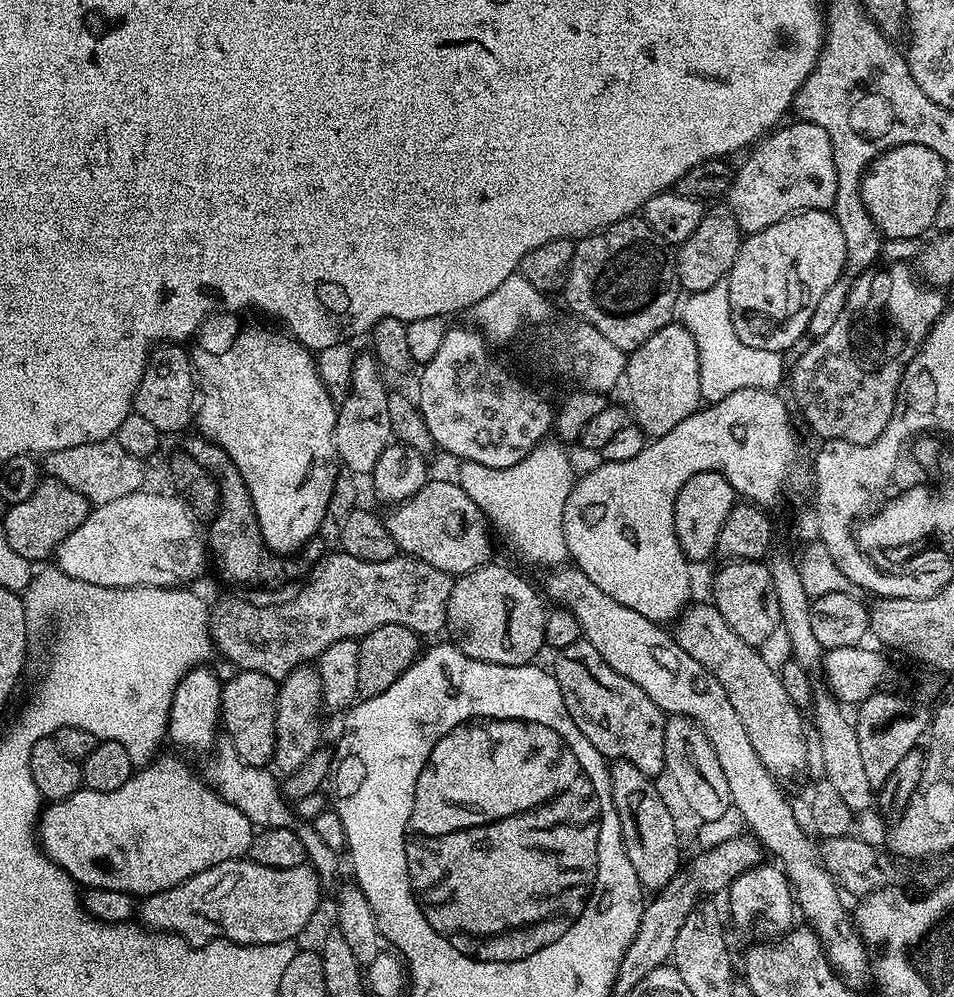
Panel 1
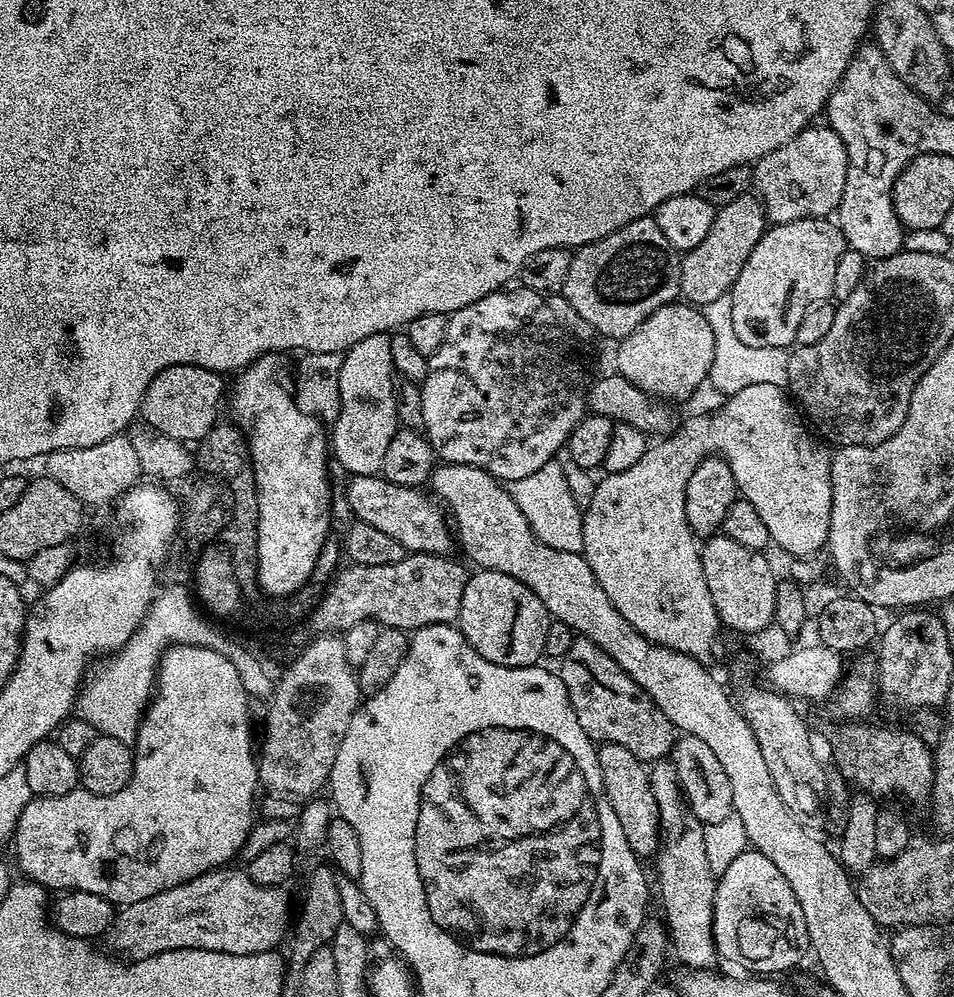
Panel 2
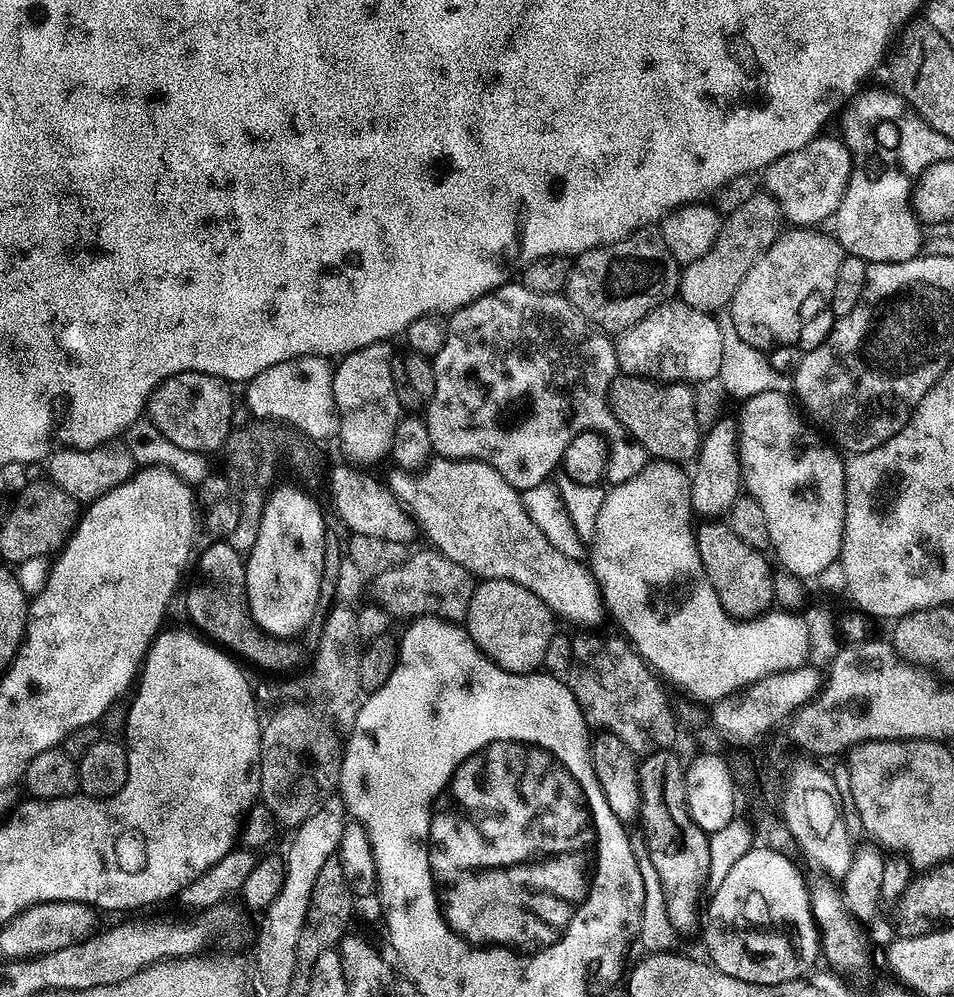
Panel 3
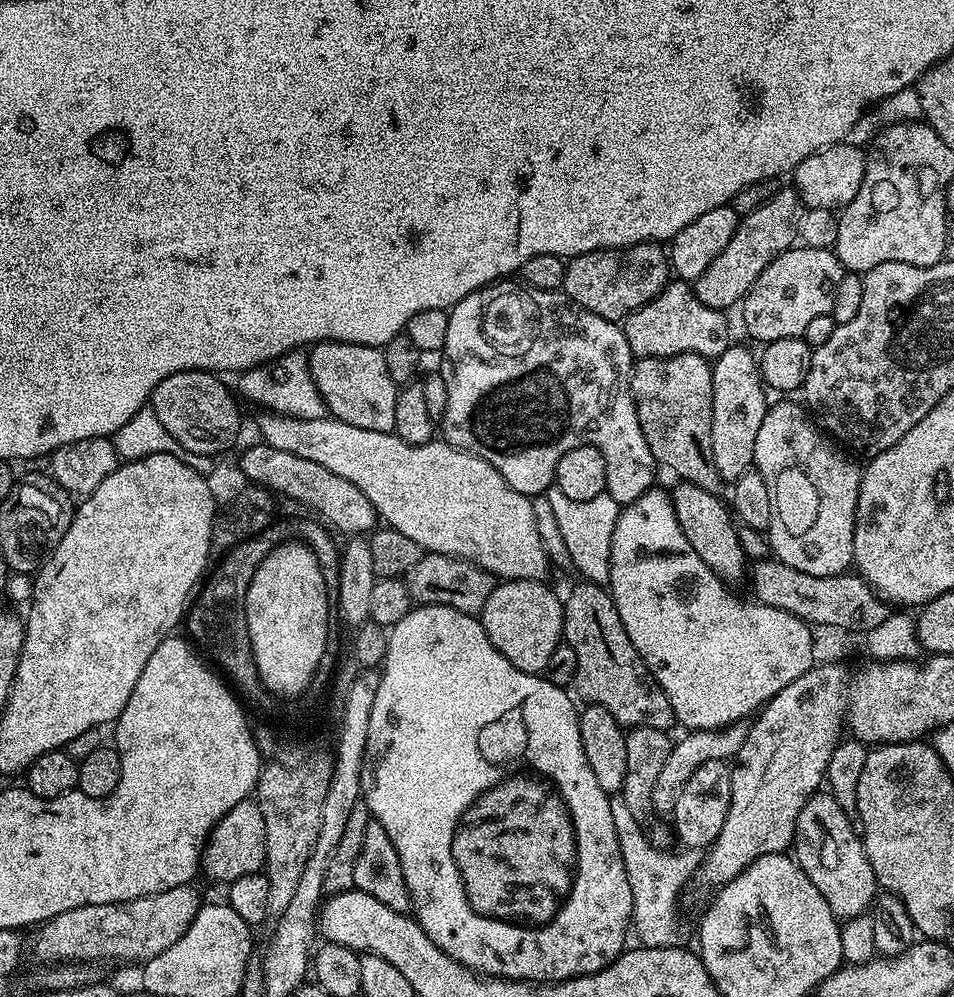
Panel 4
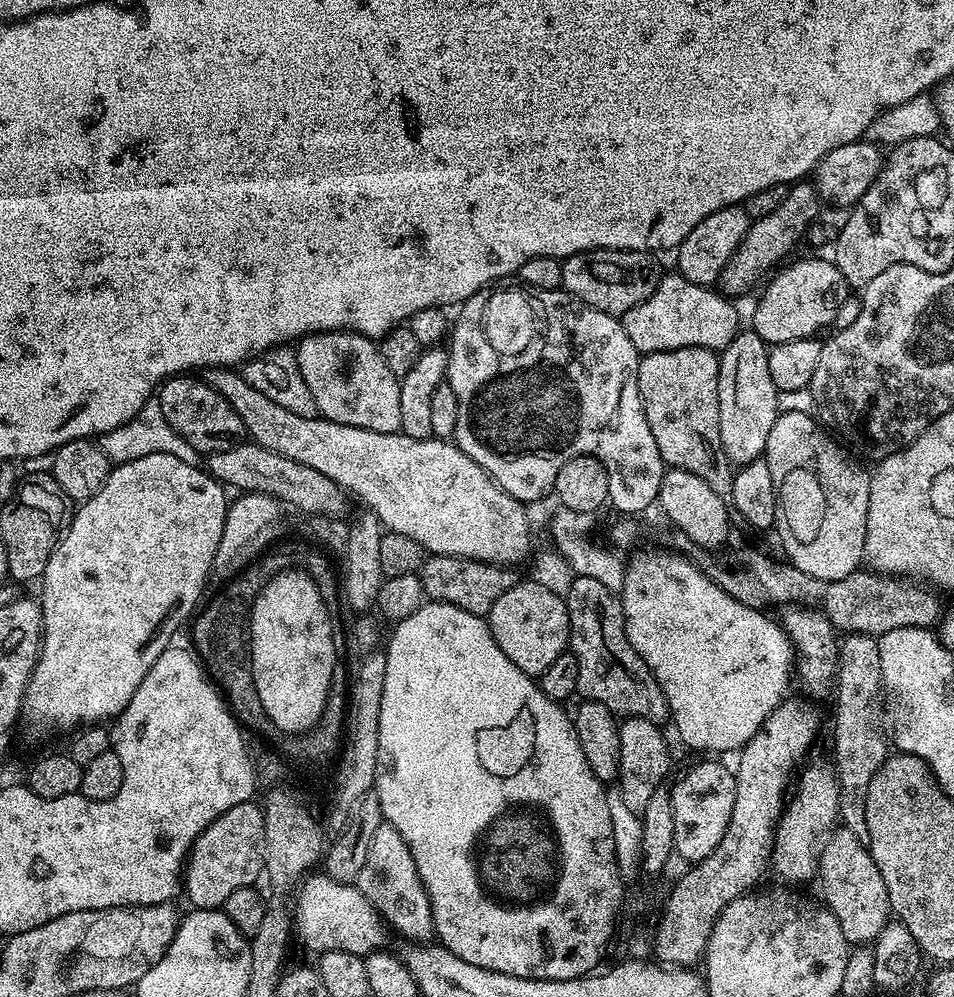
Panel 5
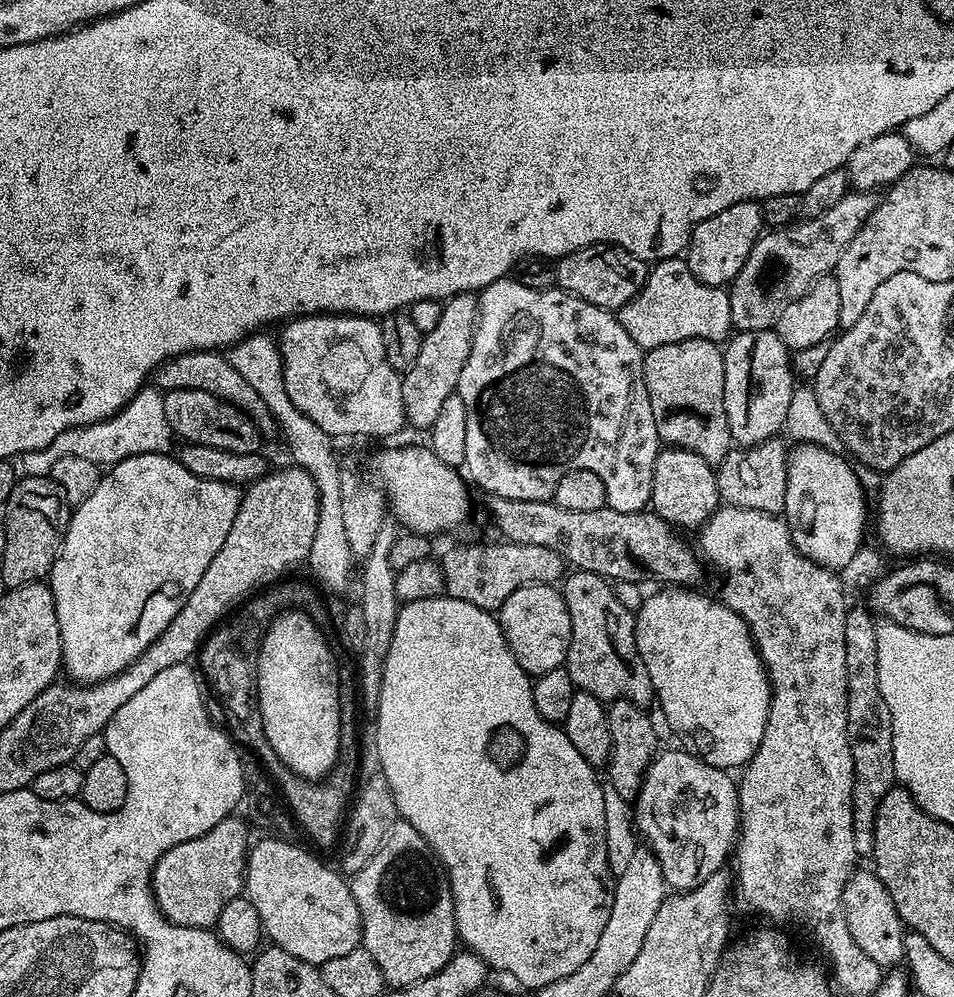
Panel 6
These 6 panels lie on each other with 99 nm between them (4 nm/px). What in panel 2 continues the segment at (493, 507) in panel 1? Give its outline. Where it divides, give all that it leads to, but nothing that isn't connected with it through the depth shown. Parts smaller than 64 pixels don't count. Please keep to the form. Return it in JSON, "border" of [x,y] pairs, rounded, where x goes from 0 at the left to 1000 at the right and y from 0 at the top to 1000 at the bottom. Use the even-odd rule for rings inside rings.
{"border":[[[582,463],[568,467],[564,471],[560,471],[560,475],[551,475],[551,479],[536,482],[531,486],[531,490],[539,499],[543,512],[547,512],[547,516],[551,516],[551,524],[556,524],[562,539],[568,544],[572,544],[572,548],[577,548],[581,552],[611,555],[610,508],[603,504],[602,496],[594,487],[589,467]]]}

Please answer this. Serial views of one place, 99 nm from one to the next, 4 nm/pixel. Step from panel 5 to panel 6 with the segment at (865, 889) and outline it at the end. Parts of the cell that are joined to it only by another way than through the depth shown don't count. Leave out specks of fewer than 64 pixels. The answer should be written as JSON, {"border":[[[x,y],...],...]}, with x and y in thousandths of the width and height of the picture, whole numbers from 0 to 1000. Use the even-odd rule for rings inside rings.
{"border":[[[894,874],[883,897],[883,909],[887,929],[891,931],[891,941],[895,941],[895,945],[899,947],[899,953],[907,955],[911,961],[916,961],[916,965],[920,965],[922,972],[938,972],[949,966],[947,941],[950,930],[937,909],[937,901],[933,901],[933,893],[925,889],[917,874],[901,874]]]}

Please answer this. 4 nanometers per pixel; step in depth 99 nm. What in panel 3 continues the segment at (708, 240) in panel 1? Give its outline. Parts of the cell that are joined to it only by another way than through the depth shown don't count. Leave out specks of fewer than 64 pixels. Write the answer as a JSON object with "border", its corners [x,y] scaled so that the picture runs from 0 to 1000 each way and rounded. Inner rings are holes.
{"border":[[[804,192],[791,193],[785,201],[778,203],[774,211],[758,218],[748,247],[744,247],[744,251],[740,251],[732,263],[716,266],[711,299],[719,303],[719,307],[727,307],[727,311],[752,315],[762,310],[774,287],[778,287],[778,279],[786,275],[786,267],[795,263],[795,259],[812,243],[819,232],[820,214],[813,200]]]}

